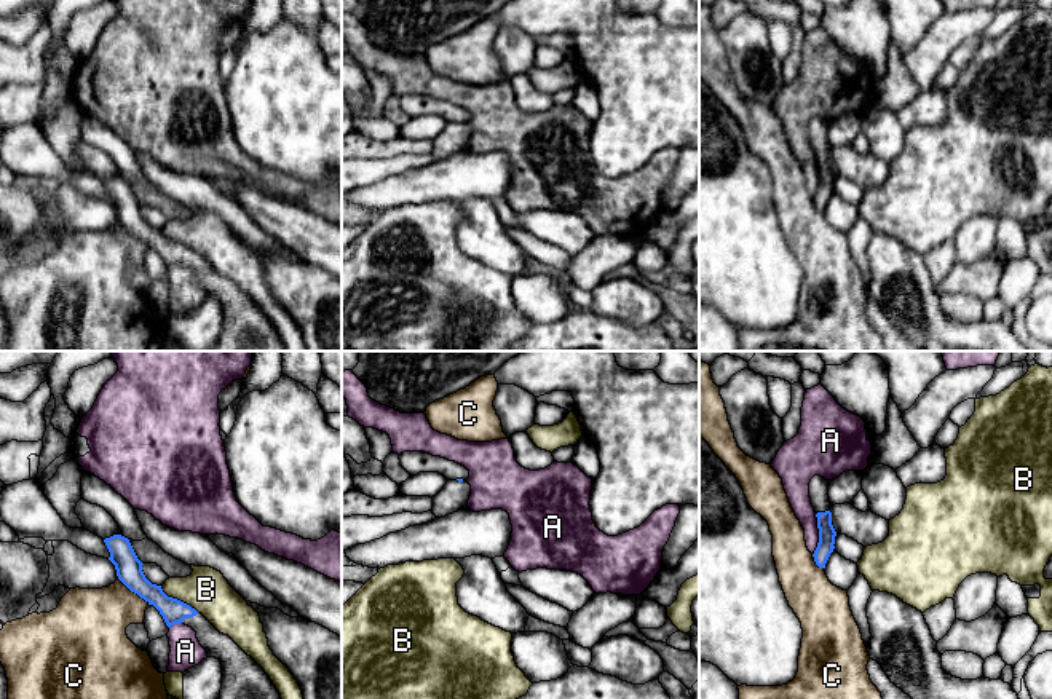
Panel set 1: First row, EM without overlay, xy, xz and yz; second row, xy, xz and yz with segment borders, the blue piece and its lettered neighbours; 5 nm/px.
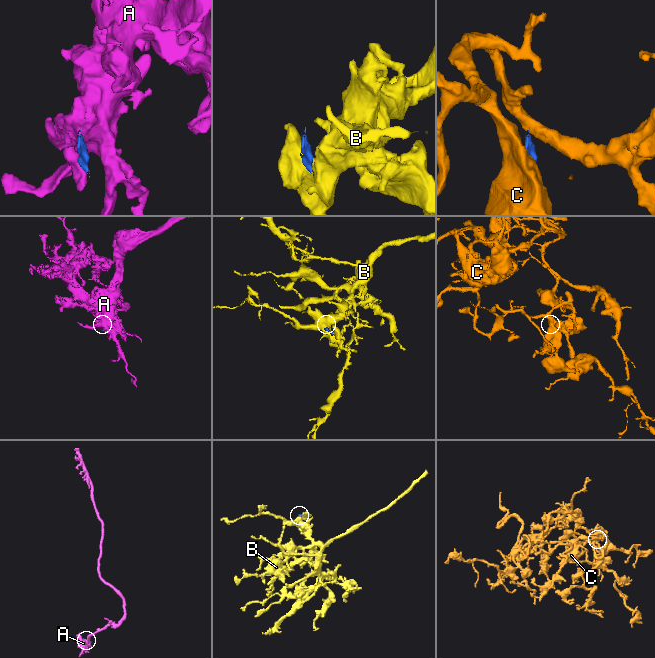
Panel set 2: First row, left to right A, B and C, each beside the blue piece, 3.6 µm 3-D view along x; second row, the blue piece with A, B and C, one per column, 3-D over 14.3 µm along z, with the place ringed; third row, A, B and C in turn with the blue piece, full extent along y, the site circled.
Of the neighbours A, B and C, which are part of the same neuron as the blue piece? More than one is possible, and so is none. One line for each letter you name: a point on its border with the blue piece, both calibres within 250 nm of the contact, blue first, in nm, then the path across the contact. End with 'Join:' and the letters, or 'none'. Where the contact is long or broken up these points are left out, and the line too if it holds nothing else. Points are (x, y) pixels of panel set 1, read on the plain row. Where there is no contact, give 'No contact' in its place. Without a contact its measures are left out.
Join: none

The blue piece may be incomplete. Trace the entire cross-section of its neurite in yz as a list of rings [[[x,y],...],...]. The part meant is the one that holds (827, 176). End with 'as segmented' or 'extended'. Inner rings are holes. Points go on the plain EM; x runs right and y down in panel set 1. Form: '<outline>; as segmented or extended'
[[[814,118],[809,124],[809,140],[817,160],[819,185],[813,196],[819,211],[825,211],[830,196],[835,192],[836,174],[832,168],[832,155],[829,144],[829,123],[821,118]]]; extended

